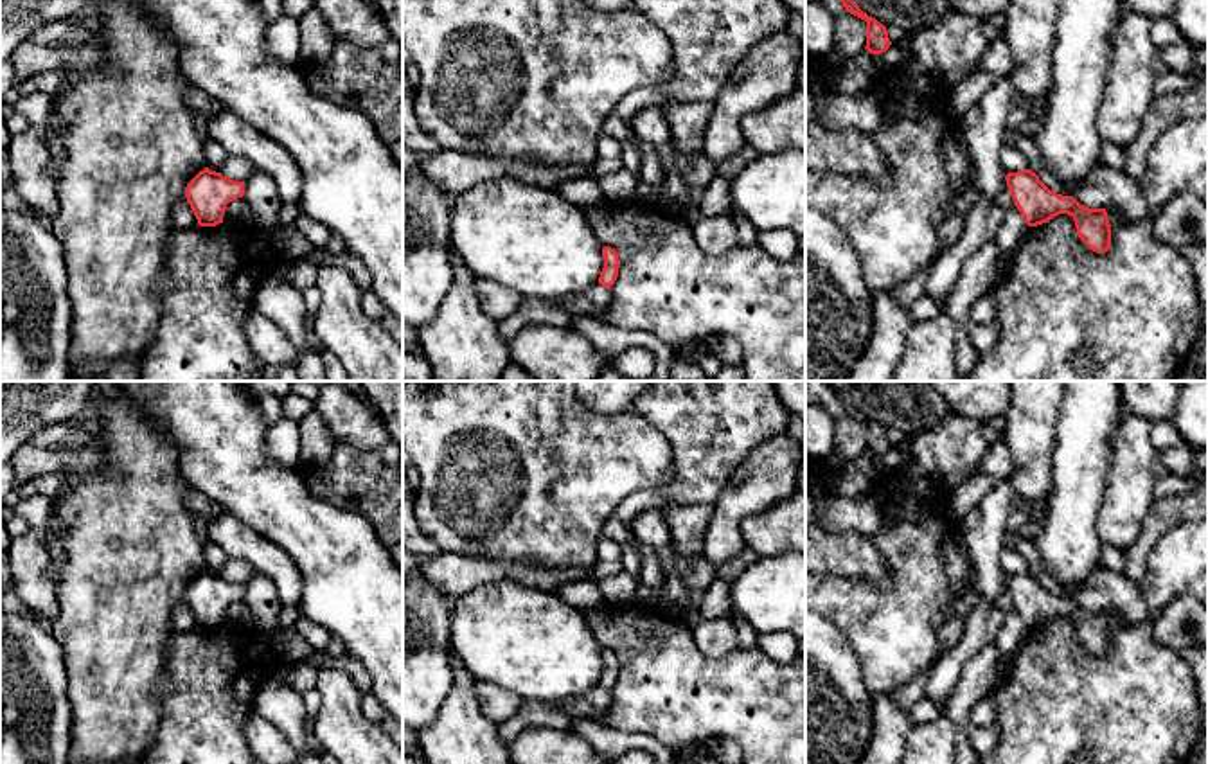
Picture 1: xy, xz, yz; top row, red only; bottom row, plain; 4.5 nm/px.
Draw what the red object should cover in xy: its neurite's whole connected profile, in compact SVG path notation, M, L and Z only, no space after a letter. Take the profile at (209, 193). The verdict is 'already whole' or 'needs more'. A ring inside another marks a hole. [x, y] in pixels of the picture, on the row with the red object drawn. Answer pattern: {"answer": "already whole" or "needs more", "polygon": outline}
{"answer": "already whole", "polygon": "M205 167L185 187L185 198L200 227L223 223L226 205L244 196L244 182L234 182Z"}

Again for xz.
{"answer": "already whole", "polygon": "M611 246L602 248L602 257L604 257L604 268L600 271L599 284L609 289L618 277L620 259L617 250Z"}

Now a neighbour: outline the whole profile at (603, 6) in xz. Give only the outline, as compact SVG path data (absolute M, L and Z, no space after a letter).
M584 0L584 4L599 13L617 13L635 9L635 0Z

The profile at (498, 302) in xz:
M475 275L475 295L480 309L494 322L502 322L523 306L525 297L511 288L498 286L494 280L487 280Z

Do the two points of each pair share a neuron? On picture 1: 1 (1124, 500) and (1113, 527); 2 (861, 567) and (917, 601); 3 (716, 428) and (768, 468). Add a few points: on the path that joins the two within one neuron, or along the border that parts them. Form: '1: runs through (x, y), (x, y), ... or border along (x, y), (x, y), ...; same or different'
1: runs through (1124, 507), (1120, 520); same
2: border along (876, 545), (890, 570), (890, 588), (885, 594); different
3: border along (784, 432), (757, 444), (725, 488); different

